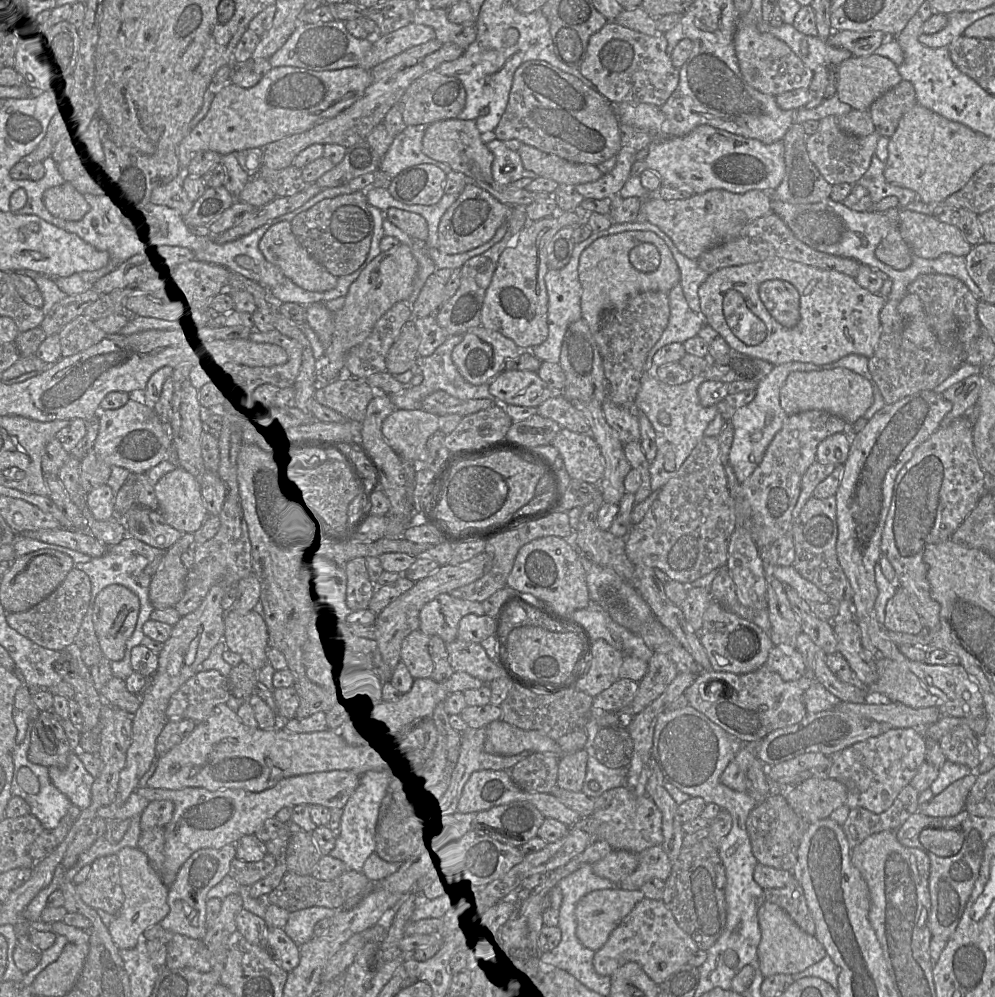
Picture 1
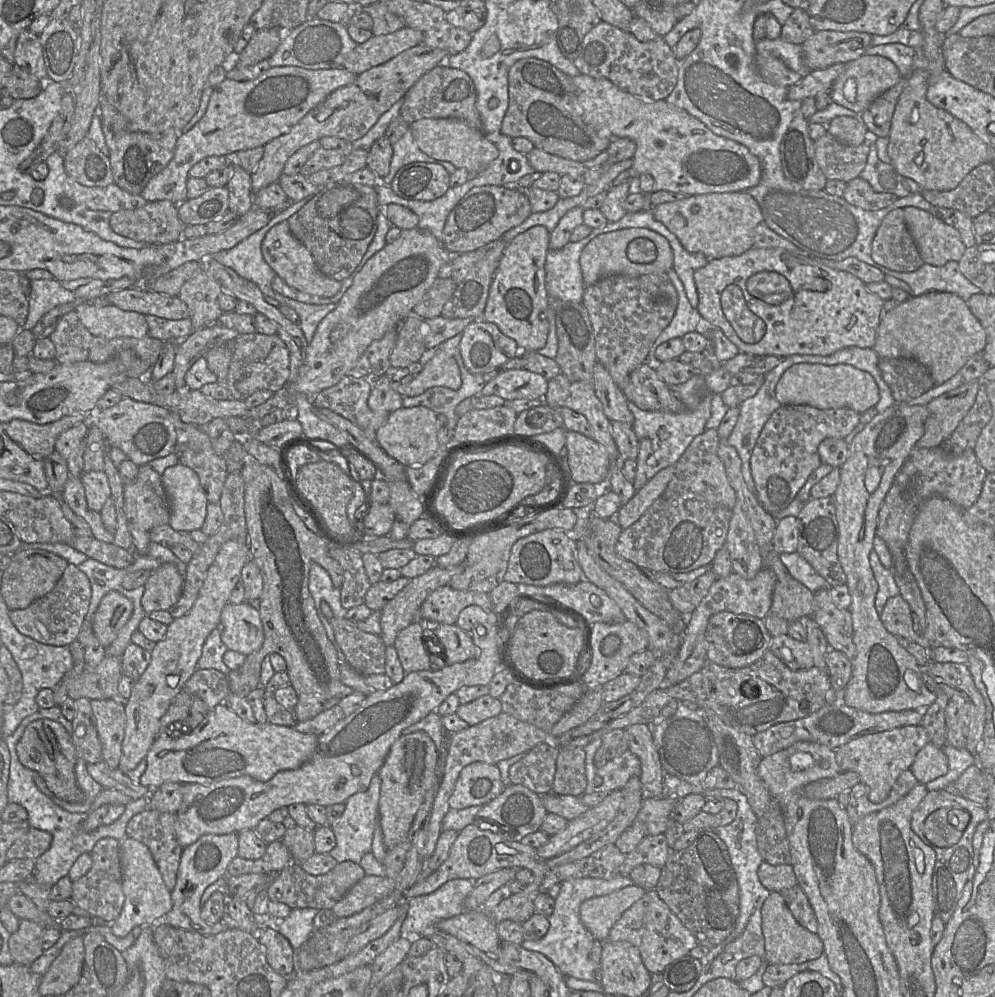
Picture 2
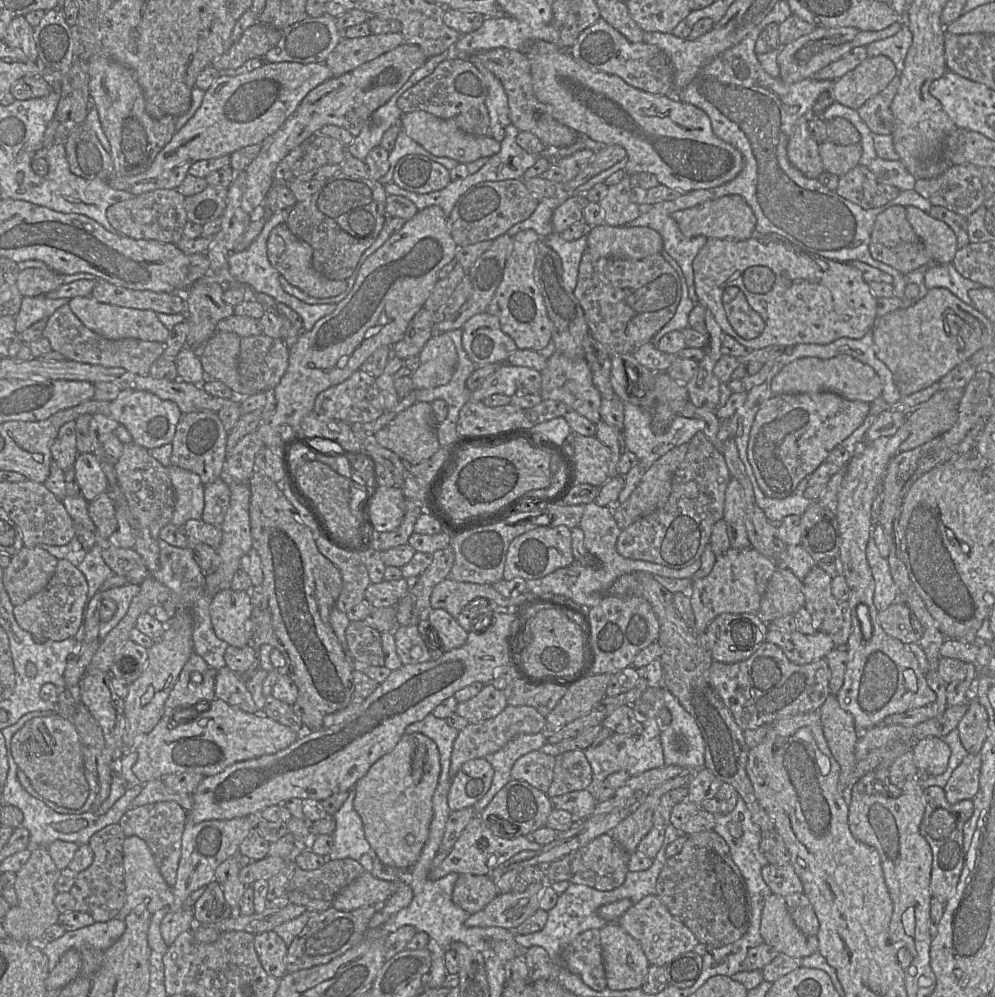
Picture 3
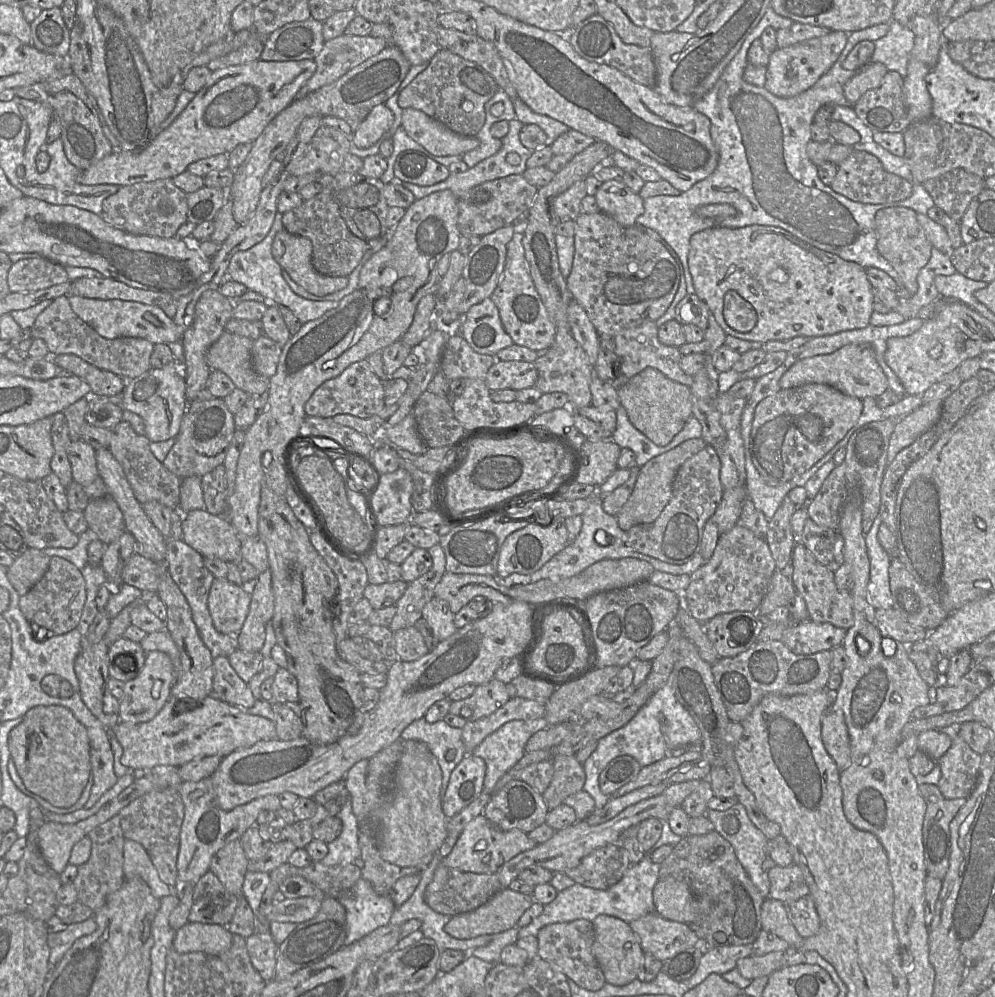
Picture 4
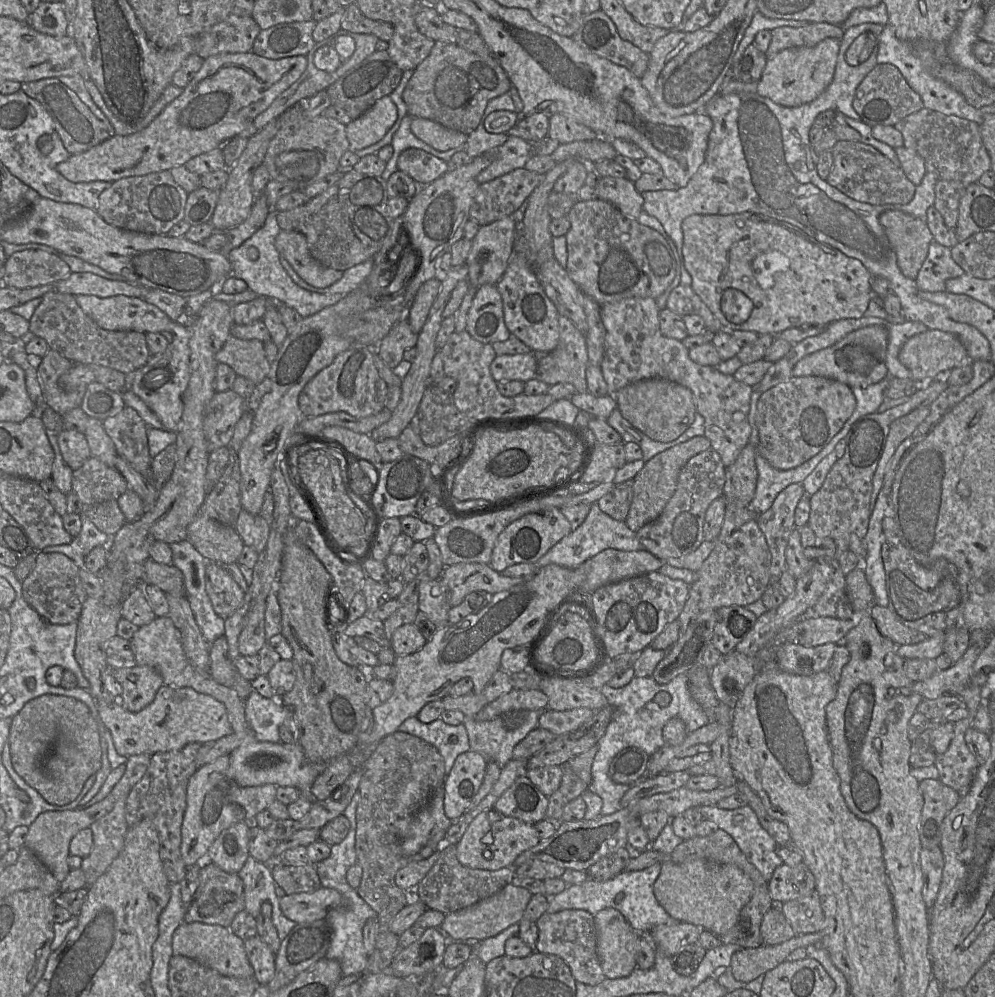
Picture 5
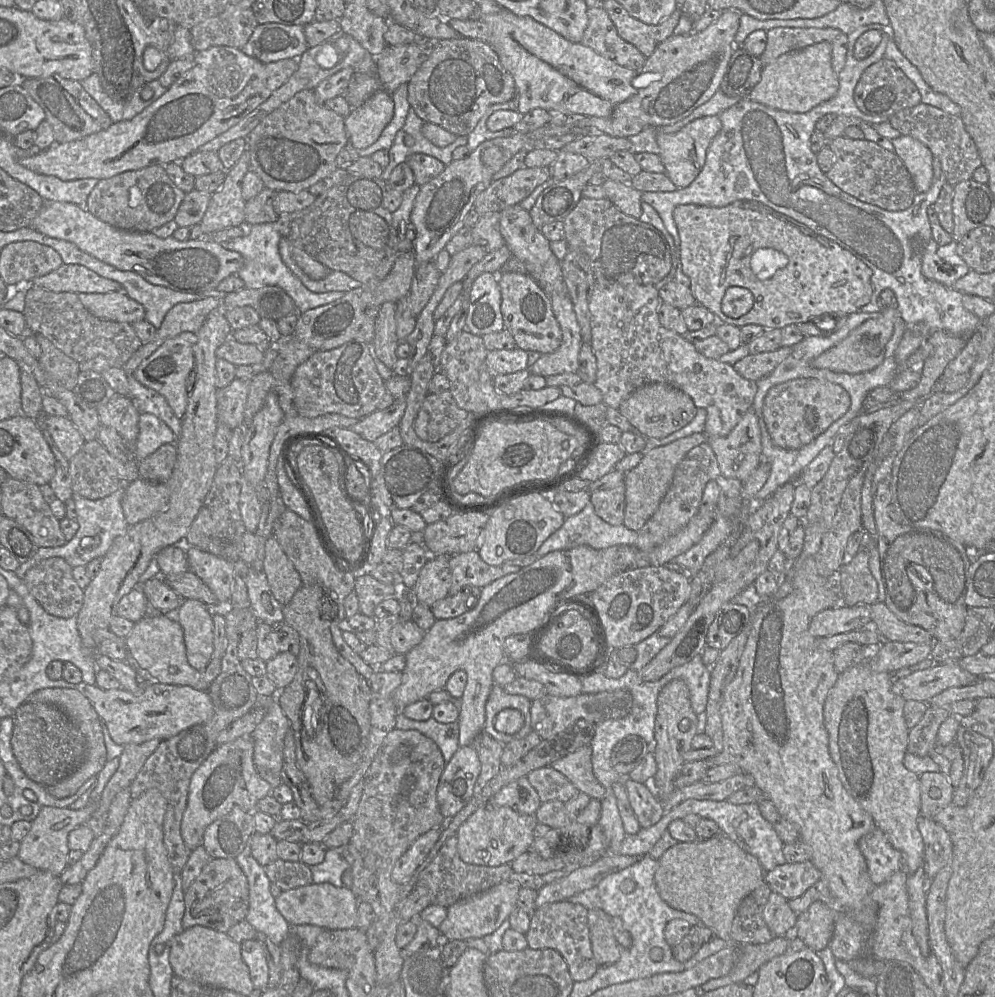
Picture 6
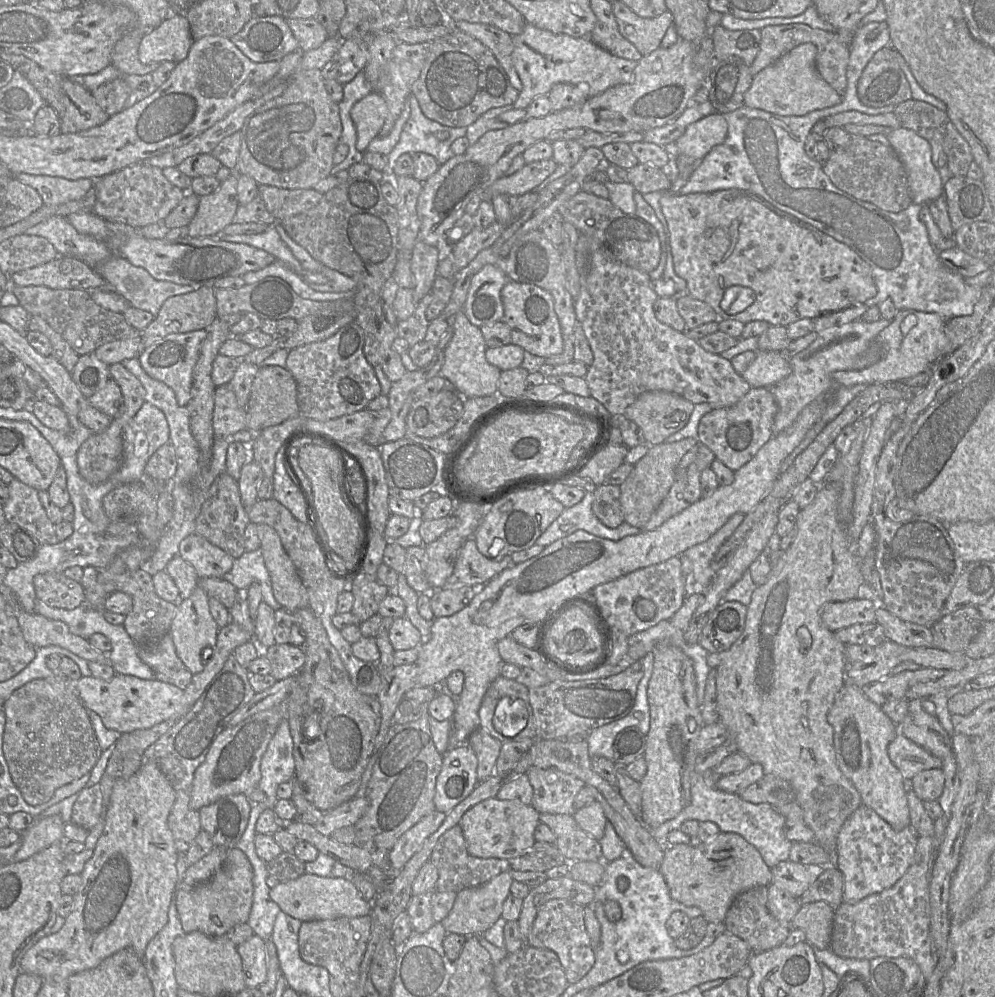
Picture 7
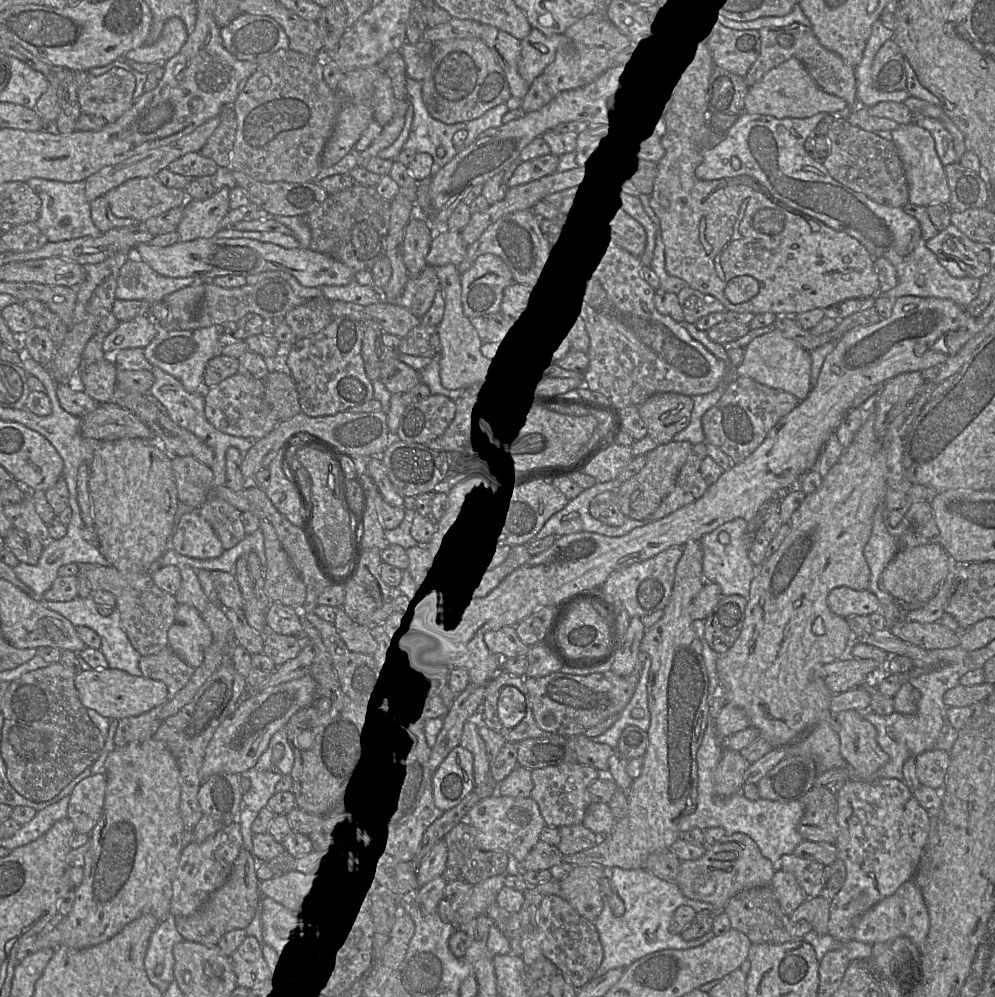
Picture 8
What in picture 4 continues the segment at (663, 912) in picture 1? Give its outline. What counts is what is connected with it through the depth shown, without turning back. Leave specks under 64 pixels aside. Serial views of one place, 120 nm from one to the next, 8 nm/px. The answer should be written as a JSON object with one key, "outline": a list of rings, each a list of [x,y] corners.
{"outline":[[[656,912],[629,925],[639,938],[644,953],[650,953],[661,962],[695,946],[699,939],[688,924],[666,920]]]}

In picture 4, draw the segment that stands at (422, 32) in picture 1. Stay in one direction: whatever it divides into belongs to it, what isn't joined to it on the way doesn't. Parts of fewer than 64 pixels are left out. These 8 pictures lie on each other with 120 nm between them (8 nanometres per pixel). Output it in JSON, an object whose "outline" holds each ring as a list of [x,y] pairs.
{"outline":[[[343,34],[336,38],[325,41],[323,49],[314,58],[314,61],[317,65],[315,73],[300,88],[300,90],[296,94],[295,99],[302,99],[309,93],[312,93],[325,85],[331,84],[332,82],[336,81],[344,74],[346,74],[349,70],[381,52],[388,45],[389,42],[384,38],[373,37],[371,35],[356,36]]]}

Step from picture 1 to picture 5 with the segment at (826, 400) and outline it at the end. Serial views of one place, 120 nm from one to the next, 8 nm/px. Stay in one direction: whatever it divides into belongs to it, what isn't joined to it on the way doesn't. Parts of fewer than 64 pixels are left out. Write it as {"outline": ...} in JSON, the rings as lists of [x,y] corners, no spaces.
{"outline":[[[871,325],[849,333],[834,345],[804,357],[794,366],[792,377],[820,376],[837,380],[850,388],[865,388],[888,376],[886,351],[888,331],[881,325]]]}

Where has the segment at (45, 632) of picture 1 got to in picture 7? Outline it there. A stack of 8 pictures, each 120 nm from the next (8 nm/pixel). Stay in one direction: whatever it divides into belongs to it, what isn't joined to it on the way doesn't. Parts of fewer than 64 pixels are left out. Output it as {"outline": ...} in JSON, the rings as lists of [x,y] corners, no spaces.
{"outline":[[[45,572],[34,579],[36,598],[50,607],[72,610],[85,603],[85,589],[63,572]]]}

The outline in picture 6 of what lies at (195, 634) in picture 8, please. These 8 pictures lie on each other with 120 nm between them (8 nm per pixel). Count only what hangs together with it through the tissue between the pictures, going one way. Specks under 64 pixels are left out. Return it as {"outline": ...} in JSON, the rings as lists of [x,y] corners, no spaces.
{"outline":[[[183,599],[174,613],[183,630],[187,660],[198,671],[203,671],[212,658],[213,611],[200,600]]]}

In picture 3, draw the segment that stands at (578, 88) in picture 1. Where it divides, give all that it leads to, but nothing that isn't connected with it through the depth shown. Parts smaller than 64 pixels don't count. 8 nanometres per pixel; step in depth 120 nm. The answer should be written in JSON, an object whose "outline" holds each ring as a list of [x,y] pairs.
{"outline":[[[495,48],[479,51],[473,54],[470,59],[462,60],[478,60],[501,81],[508,97],[511,123],[520,132],[534,134],[547,149],[570,146],[577,141],[579,133],[557,121],[549,112],[548,107],[535,96],[532,86],[530,62],[523,51]]]}

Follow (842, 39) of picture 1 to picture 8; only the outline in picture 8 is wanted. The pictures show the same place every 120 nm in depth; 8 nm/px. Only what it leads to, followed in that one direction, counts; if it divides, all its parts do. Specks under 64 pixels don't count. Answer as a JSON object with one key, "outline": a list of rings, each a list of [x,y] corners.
{"outline":[[[795,57],[772,68],[758,82],[748,87],[744,99],[744,112],[770,115],[778,119],[807,118],[820,112],[840,115],[848,110],[846,101],[820,89],[804,64]]]}

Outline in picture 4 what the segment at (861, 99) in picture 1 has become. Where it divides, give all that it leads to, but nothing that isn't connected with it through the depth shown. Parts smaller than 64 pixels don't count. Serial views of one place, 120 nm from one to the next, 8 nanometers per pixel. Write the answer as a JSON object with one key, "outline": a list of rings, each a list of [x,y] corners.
{"outline":[[[870,61],[845,83],[845,98],[854,105],[865,92],[881,85],[887,71],[884,64]]]}

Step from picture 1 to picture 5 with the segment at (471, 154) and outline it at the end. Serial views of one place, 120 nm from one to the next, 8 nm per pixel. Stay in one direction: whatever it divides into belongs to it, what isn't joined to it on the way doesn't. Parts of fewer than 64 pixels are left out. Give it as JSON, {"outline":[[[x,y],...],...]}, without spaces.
{"outline":[[[420,117],[412,118],[411,131],[417,138],[439,151],[448,151],[458,147],[466,143],[468,137],[435,121]]]}

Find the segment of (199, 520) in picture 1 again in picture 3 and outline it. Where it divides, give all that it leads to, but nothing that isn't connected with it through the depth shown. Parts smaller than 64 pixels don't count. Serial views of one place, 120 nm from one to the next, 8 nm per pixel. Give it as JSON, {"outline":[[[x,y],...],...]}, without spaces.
{"outline":[[[175,466],[169,467],[169,476],[176,494],[171,523],[182,528],[188,520],[202,519],[205,485],[200,476]]]}

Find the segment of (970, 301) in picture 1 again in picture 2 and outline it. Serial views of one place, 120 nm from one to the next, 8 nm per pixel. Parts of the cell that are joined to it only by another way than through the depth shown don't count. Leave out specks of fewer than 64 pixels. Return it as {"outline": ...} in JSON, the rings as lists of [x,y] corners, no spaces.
{"outline":[[[880,358],[878,367],[895,403],[906,403],[934,387],[929,370],[910,358]]]}

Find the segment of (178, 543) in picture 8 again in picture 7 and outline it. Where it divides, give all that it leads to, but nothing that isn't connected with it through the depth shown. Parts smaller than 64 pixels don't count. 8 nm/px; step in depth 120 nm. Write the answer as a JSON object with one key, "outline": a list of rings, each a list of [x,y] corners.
{"outline":[[[197,533],[181,541],[178,554],[194,567],[199,578],[222,578],[231,570],[235,560]]]}

